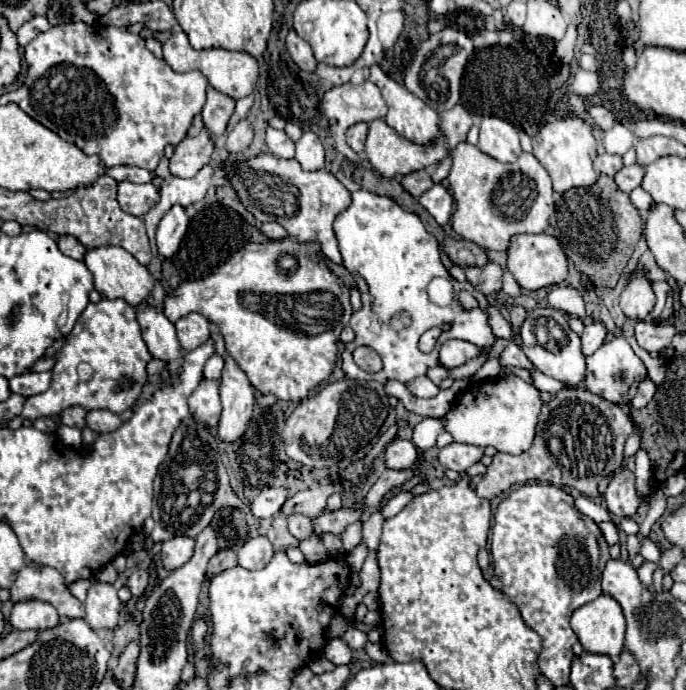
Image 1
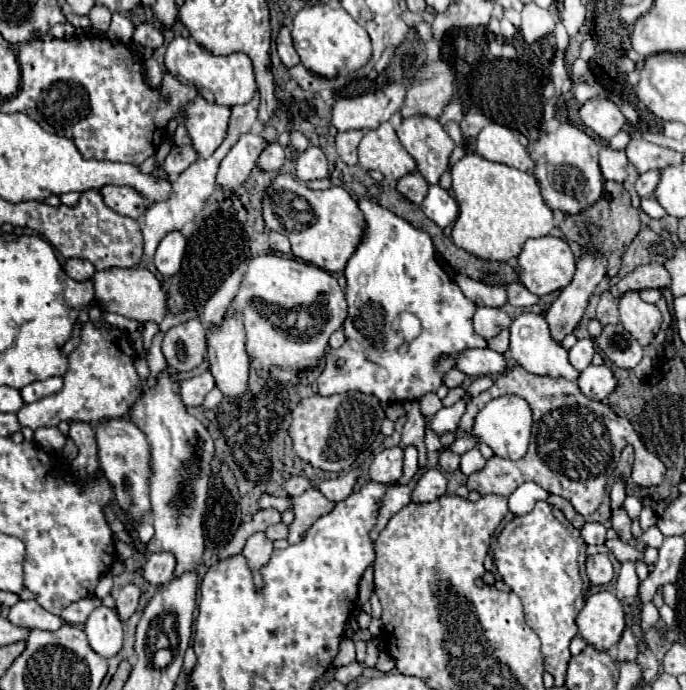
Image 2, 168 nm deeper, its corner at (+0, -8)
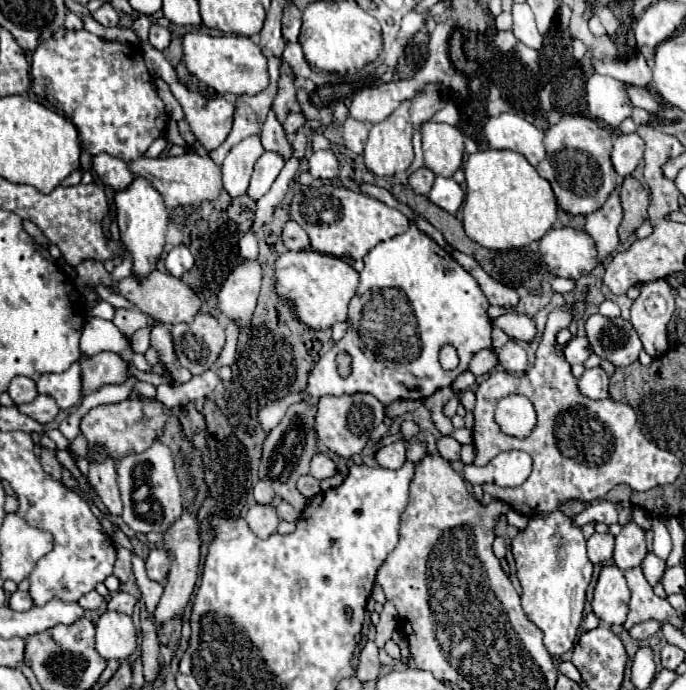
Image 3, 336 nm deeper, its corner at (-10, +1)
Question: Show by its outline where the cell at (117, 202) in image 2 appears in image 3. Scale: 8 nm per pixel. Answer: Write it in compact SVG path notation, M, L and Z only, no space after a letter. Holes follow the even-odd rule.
M107 153L93 157L93 169L105 185L111 185L115 191L123 191L123 187L131 187L131 171L127 169L123 159L111 157Z

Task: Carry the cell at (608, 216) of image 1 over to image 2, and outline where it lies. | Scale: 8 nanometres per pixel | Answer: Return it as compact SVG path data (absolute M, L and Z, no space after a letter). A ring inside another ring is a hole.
M607 182L603 196L599 198L597 204L593 204L591 208L579 212L579 214L569 214L565 216L563 224L559 226L559 230L567 236L567 240L575 240L579 246L585 244L597 244L597 248L601 248L601 254L605 254L609 258L609 276L615 276L621 268L621 258L625 254L625 250L629 248L631 240L637 236L641 228L639 222L639 212L637 208L633 208L631 204L631 196L629 192L623 188L623 184L617 182Z

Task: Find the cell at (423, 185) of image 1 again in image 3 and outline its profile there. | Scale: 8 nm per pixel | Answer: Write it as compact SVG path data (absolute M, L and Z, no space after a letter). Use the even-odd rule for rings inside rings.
M423 167L423 169L409 175L409 185L419 195L427 195L431 191L431 187L433 187L433 181L435 181L435 173L431 169L427 169L427 167Z

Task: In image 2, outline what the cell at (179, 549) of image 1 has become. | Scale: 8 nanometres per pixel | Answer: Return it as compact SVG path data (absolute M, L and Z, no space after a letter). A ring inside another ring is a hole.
M159 552L159 554L151 554L143 566L143 578L145 582L153 584L153 586L163 586L167 582L173 580L173 556L169 556L169 552Z

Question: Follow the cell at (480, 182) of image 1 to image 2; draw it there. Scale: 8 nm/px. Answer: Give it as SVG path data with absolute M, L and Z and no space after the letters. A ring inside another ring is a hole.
M467 154L451 166L451 176L459 204L459 216L451 236L453 242L469 254L483 260L507 262L519 256L525 240L547 236L555 228L553 212L541 198L539 184L531 174L485 160L477 154Z

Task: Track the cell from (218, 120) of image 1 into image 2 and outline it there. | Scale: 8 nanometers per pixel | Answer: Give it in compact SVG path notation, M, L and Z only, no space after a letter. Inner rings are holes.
M197 96L183 108L185 128L191 136L191 144L197 158L209 158L225 138L231 110L221 104L209 104Z

